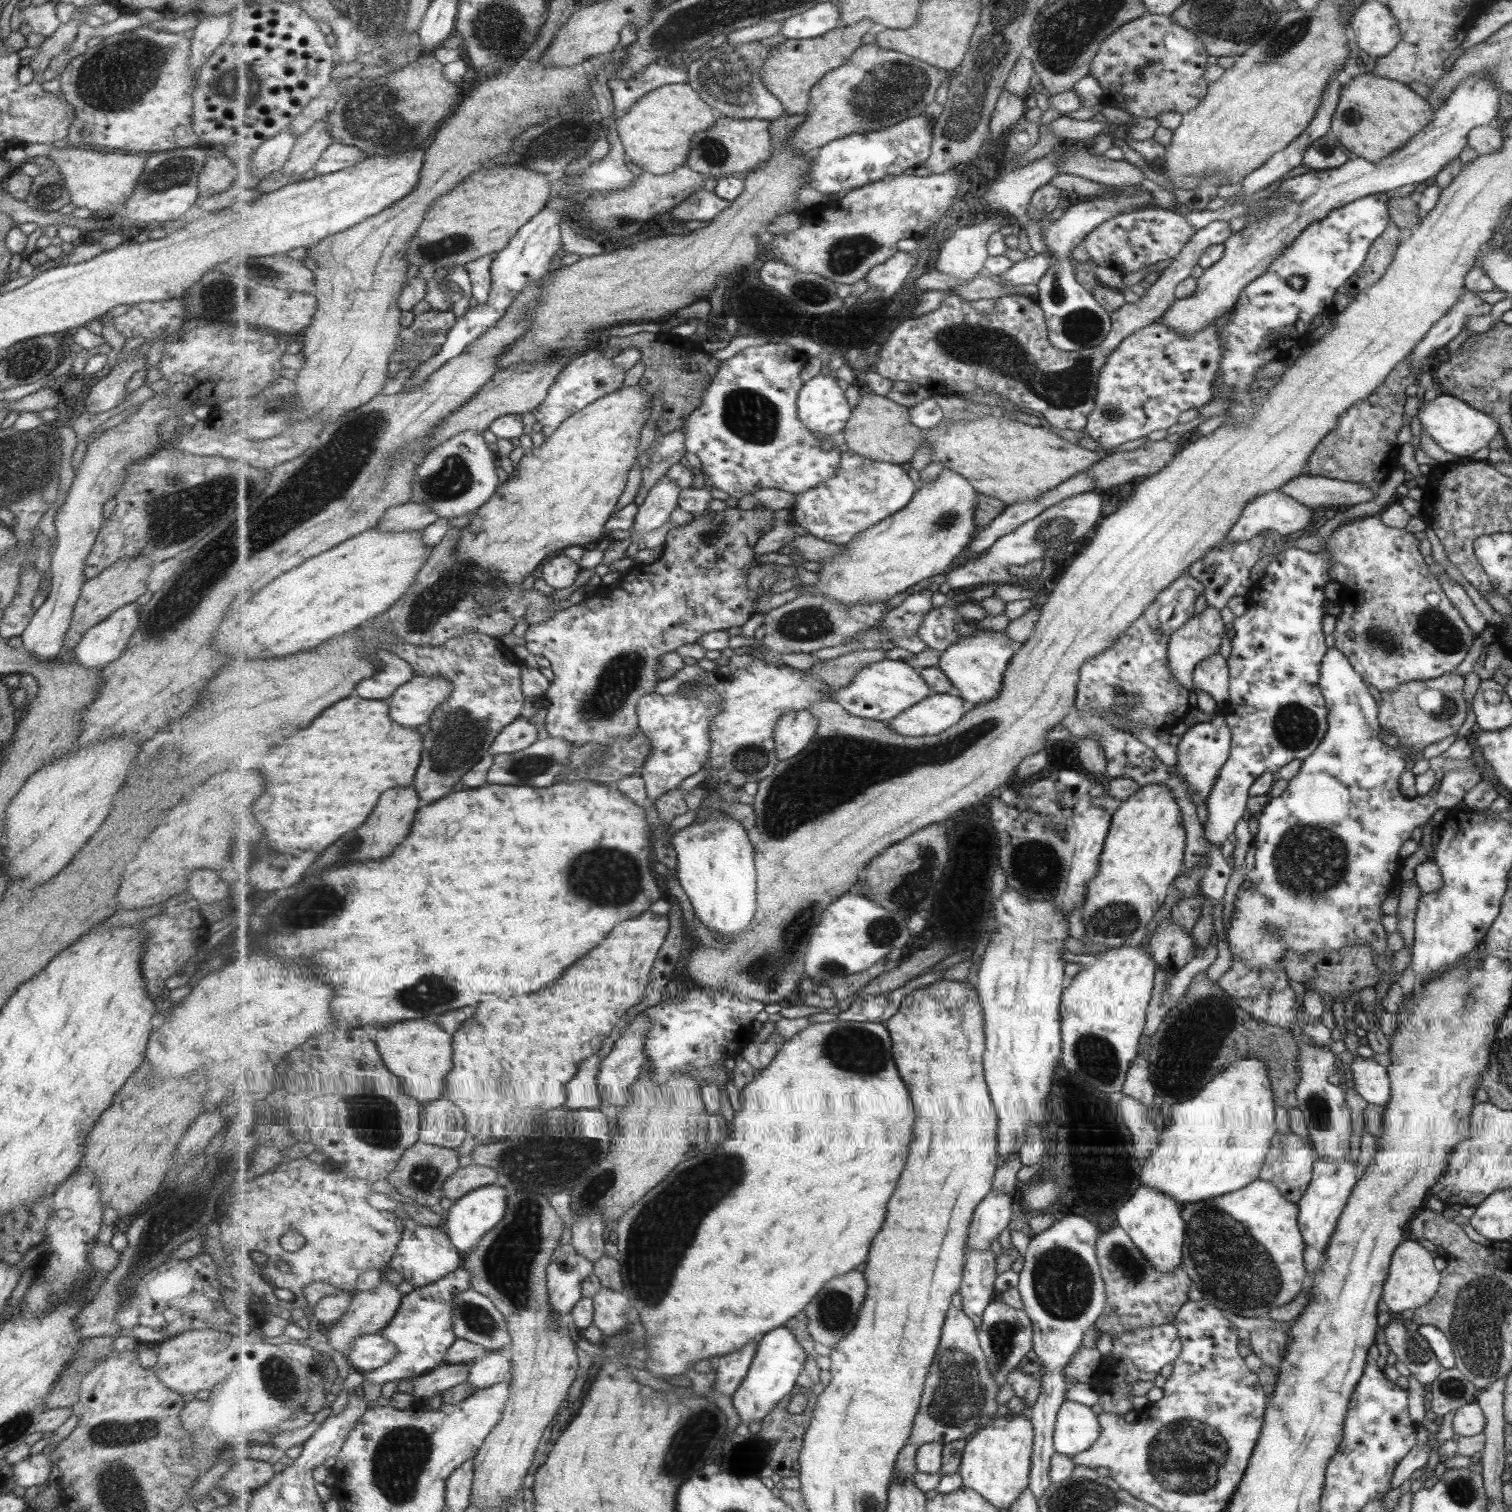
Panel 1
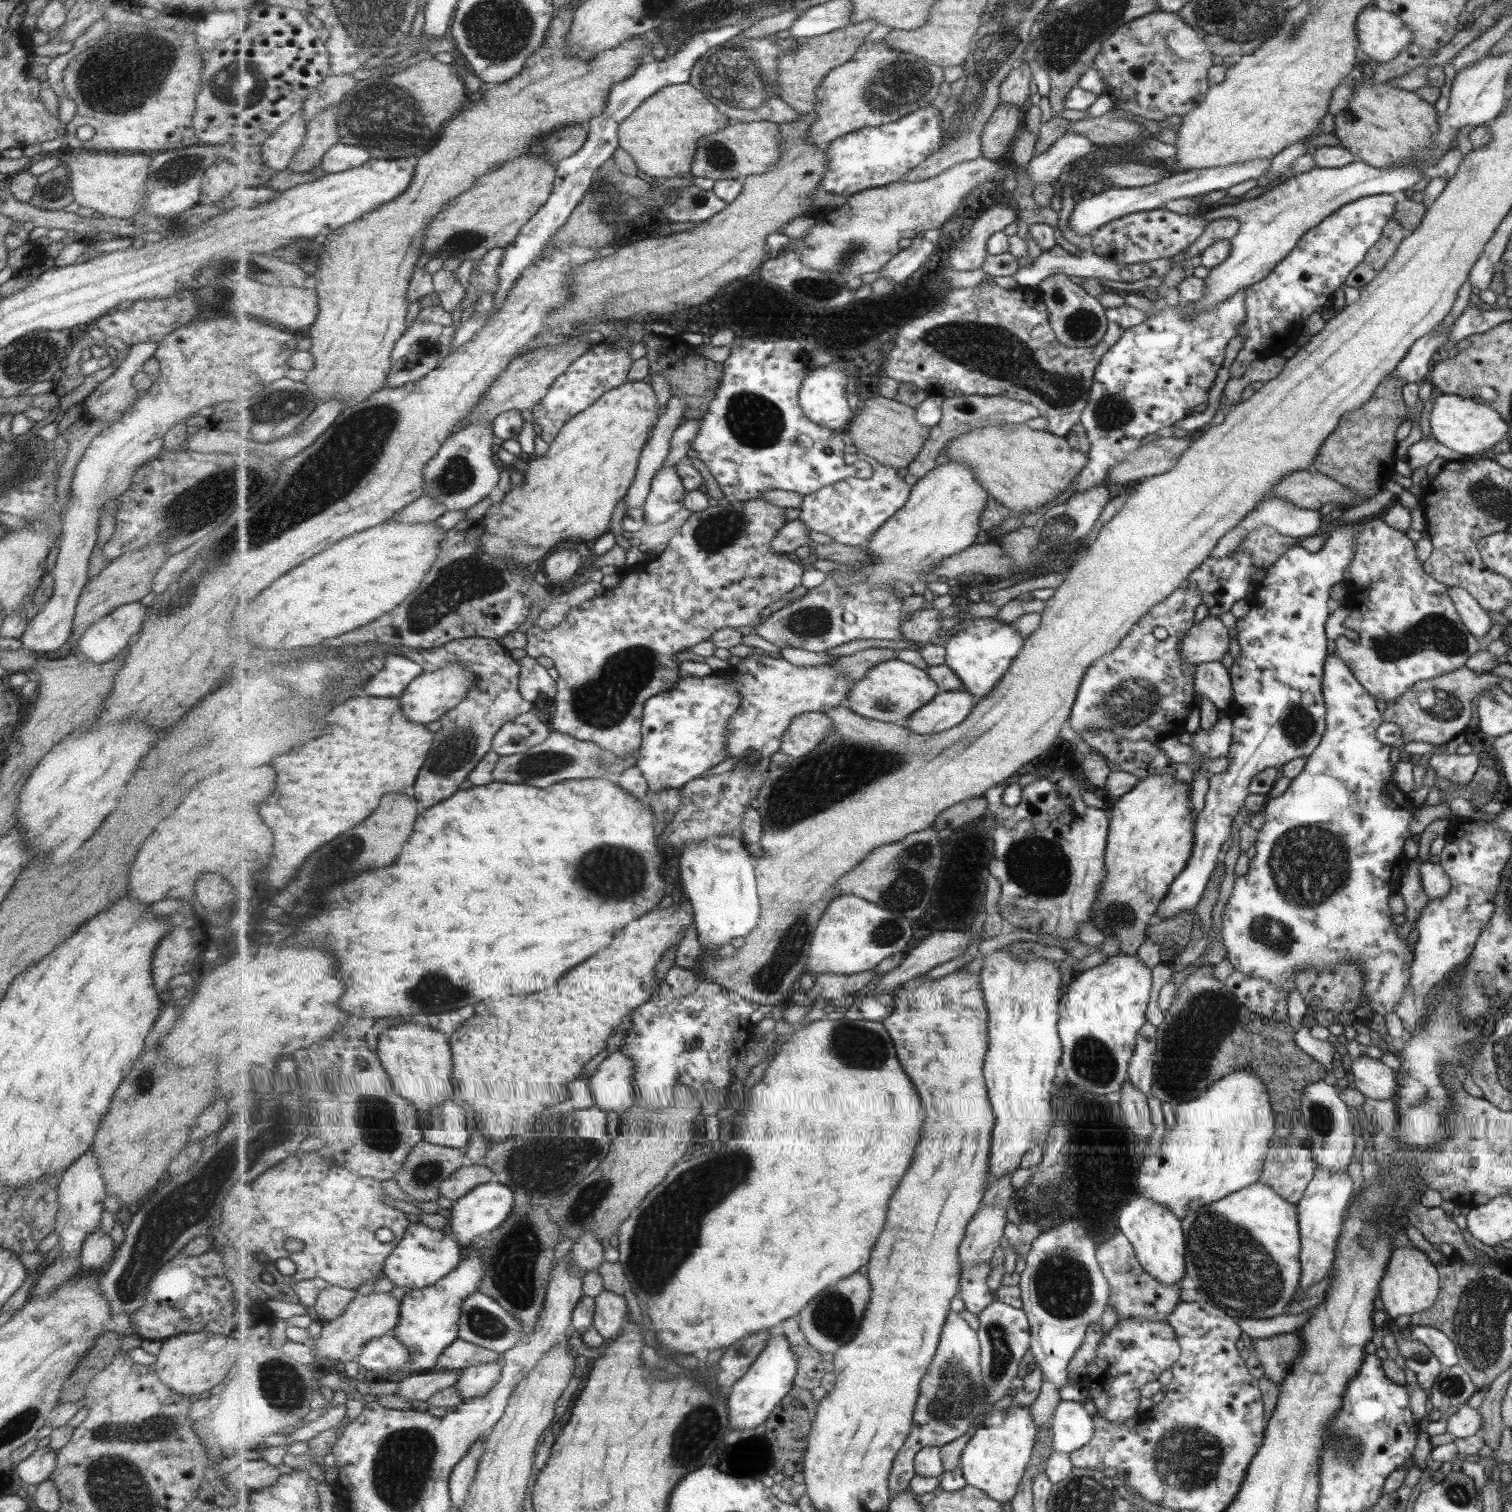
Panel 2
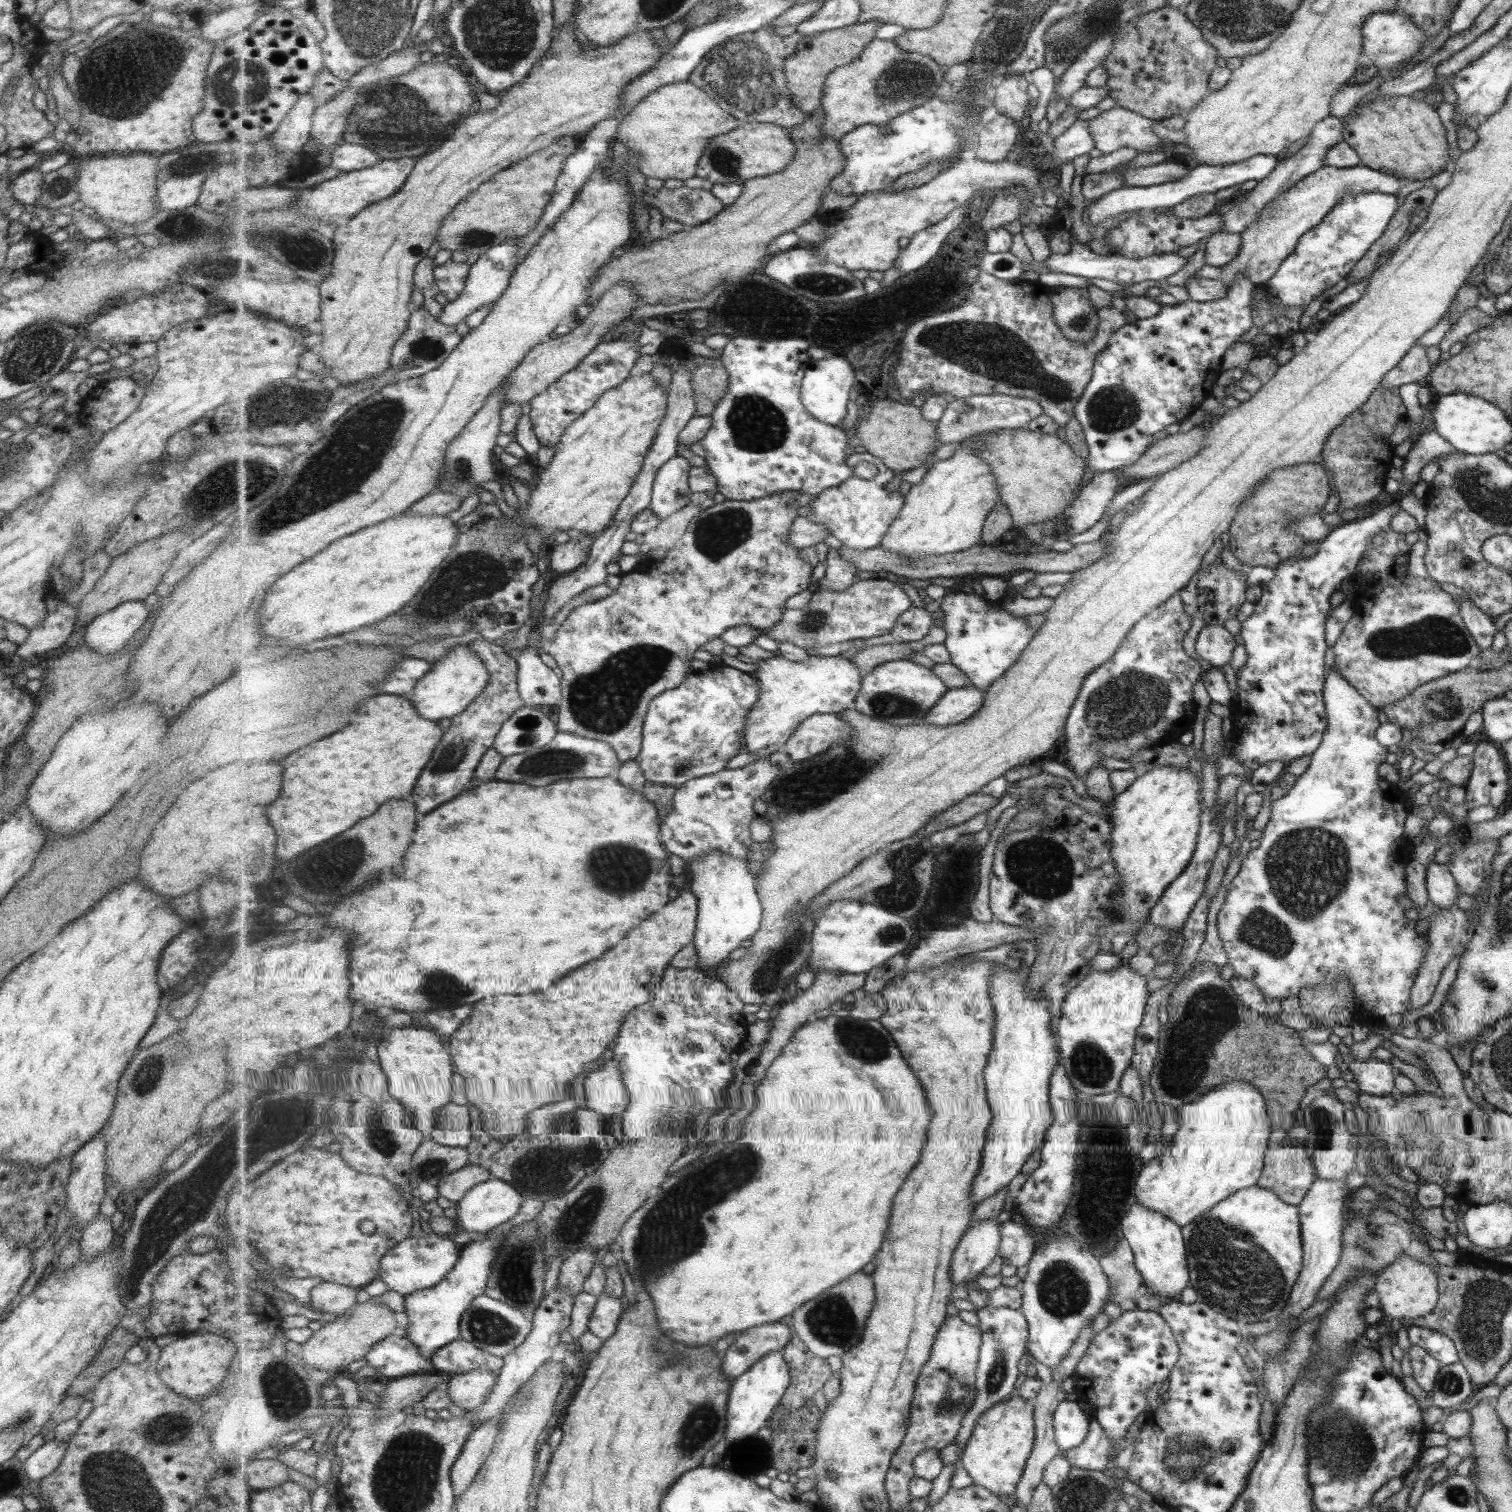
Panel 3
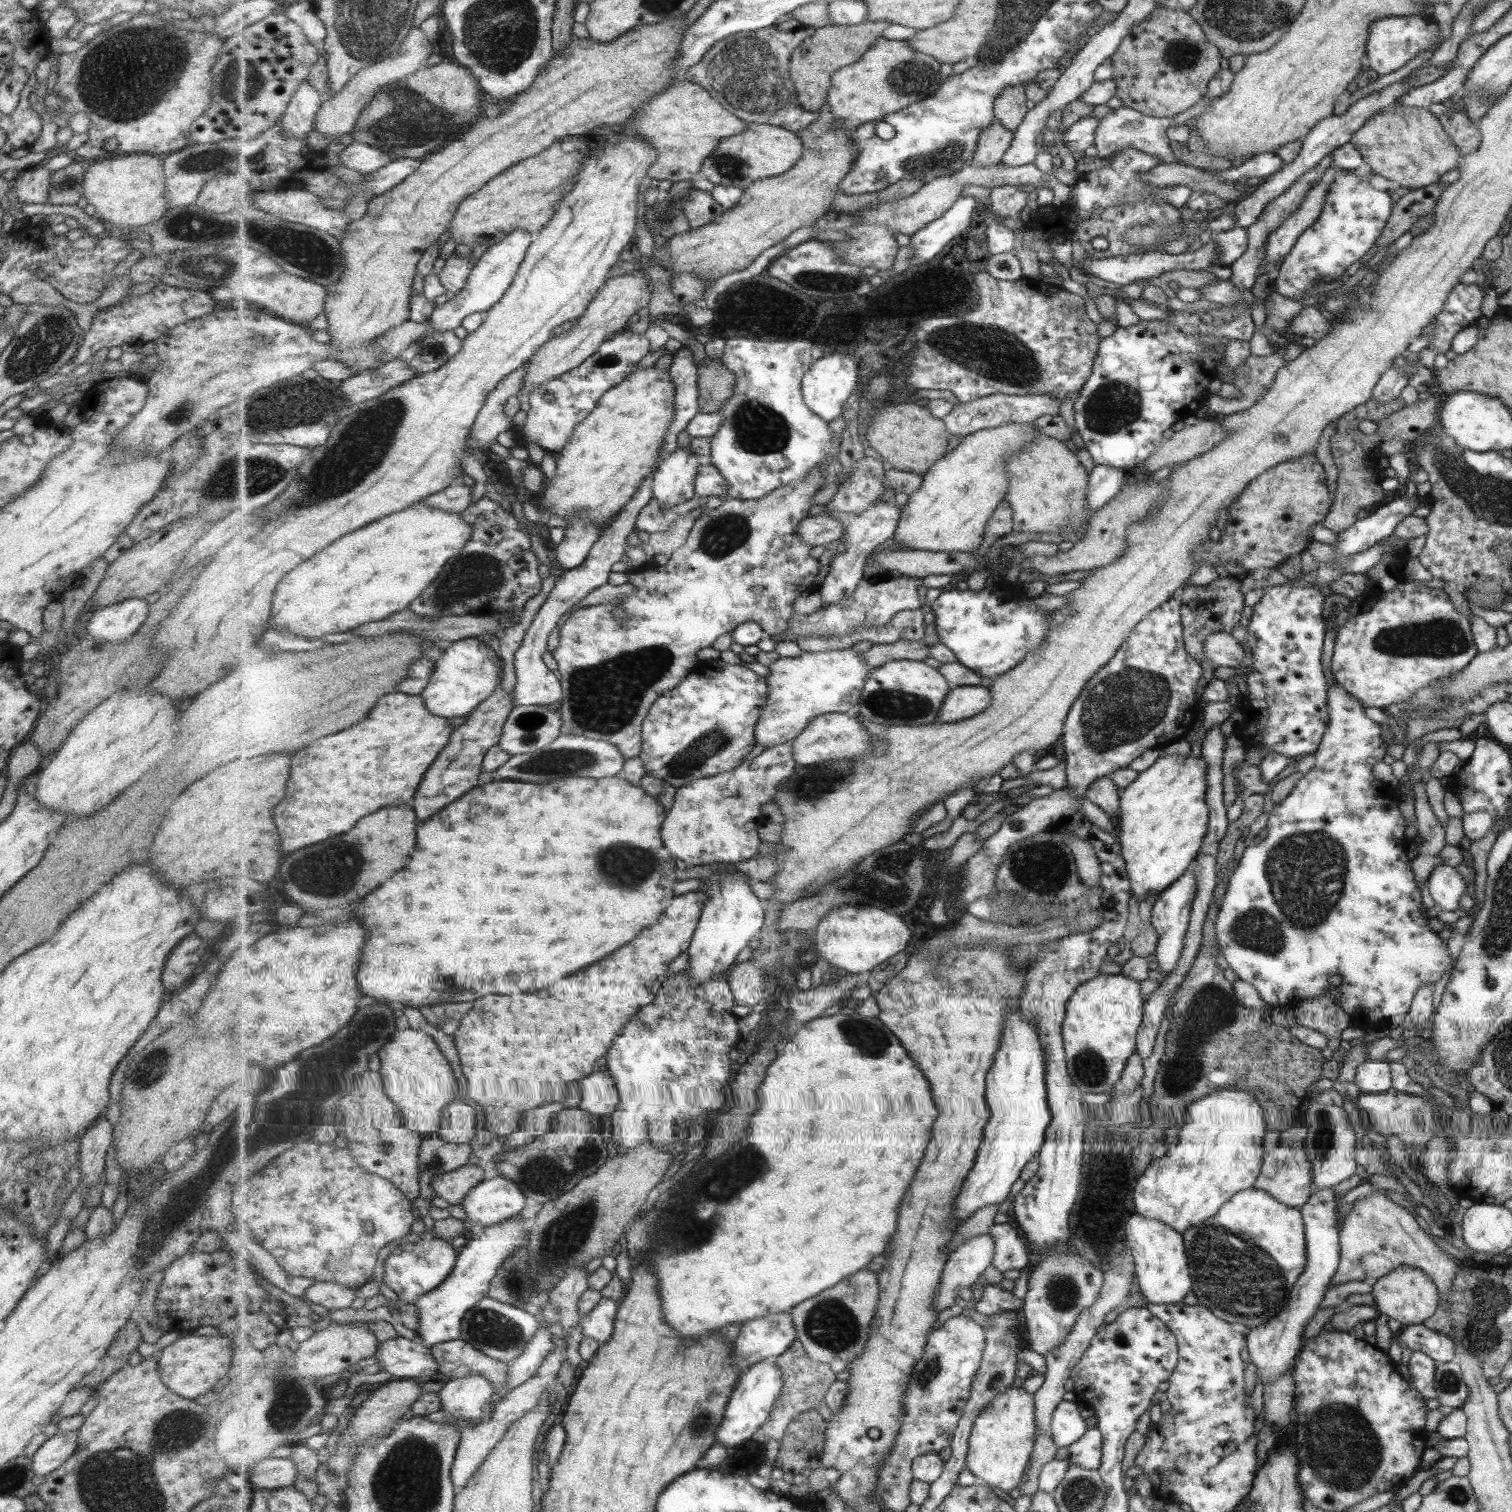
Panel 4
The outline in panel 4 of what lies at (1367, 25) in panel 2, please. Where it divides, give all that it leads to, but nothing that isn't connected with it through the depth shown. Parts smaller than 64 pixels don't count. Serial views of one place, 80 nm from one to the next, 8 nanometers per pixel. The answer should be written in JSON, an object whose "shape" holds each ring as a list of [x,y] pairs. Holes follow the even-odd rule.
{"shape":[[[1418,15],[1386,16],[1376,20],[1370,26],[1368,34],[1368,52],[1364,59],[1365,67],[1377,73],[1378,76],[1389,75],[1404,67],[1405,64],[1416,58],[1422,50],[1427,50],[1438,38],[1439,26],[1432,20]]]}

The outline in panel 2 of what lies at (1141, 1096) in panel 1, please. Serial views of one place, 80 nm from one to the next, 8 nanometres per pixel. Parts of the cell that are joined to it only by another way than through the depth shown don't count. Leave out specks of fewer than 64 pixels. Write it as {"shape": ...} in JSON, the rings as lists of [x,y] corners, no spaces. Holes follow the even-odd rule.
{"shape":[[[1145,1021],[1135,1040],[1135,1050],[1128,1062],[1128,1079],[1144,1095],[1150,1092],[1152,1066],[1156,1051],[1156,1028]]]}

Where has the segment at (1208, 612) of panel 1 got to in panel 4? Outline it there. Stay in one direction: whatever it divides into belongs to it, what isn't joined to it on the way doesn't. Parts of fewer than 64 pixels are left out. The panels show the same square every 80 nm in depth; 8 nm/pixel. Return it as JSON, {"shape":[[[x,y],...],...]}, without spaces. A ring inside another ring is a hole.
{"shape":[[[1214,632],[1203,641],[1204,658],[1214,667],[1237,667],[1245,656],[1245,649],[1226,632]]]}

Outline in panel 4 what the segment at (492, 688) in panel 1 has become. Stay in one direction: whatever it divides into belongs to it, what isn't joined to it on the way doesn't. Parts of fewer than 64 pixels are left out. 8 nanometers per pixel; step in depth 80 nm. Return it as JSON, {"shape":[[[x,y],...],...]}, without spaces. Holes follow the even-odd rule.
{"shape":[[[498,686],[495,694],[480,704],[480,707],[469,714],[467,720],[456,728],[445,752],[441,752],[441,760],[433,764],[429,776],[425,778],[425,784],[421,784],[421,792],[417,794],[417,800],[413,804],[419,822],[431,820],[443,808],[477,787],[481,774],[484,773],[485,758],[491,749],[500,744],[506,720],[514,708],[514,692],[507,692]]]}

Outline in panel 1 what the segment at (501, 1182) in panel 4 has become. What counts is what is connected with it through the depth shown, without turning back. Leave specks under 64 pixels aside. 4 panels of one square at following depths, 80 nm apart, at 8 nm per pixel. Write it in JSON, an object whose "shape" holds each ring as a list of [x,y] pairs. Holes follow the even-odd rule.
{"shape":[[[494,1183],[477,1188],[473,1192],[466,1194],[463,1198],[460,1198],[456,1203],[448,1210],[449,1214],[446,1220],[446,1226],[449,1230],[448,1236],[452,1238],[453,1244],[456,1245],[457,1250],[467,1256],[467,1252],[477,1246],[481,1242],[481,1238],[489,1232],[494,1230],[504,1218],[507,1212],[507,1198],[509,1198],[509,1192],[505,1190],[505,1187],[496,1186]]]}

